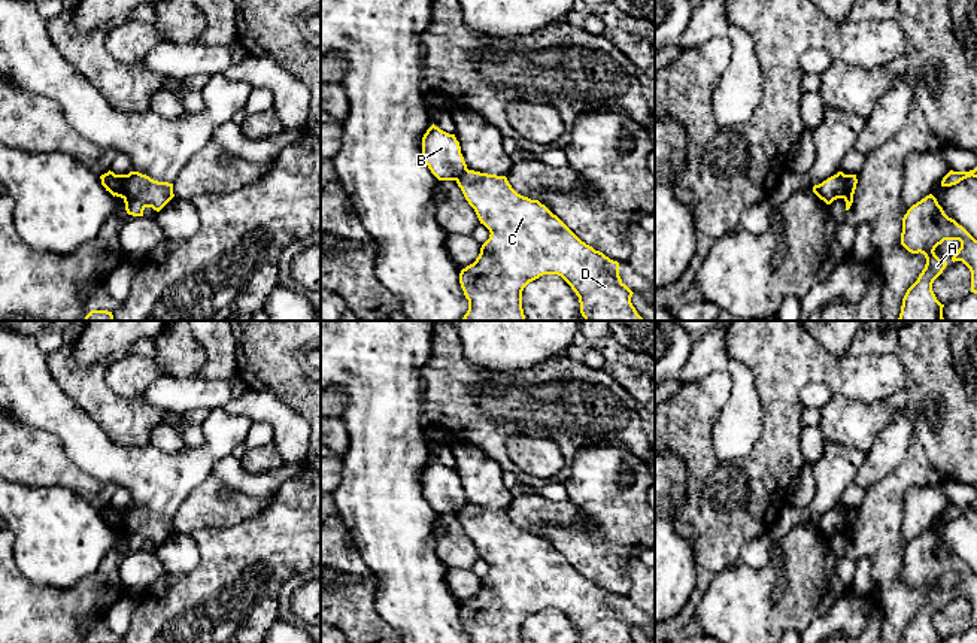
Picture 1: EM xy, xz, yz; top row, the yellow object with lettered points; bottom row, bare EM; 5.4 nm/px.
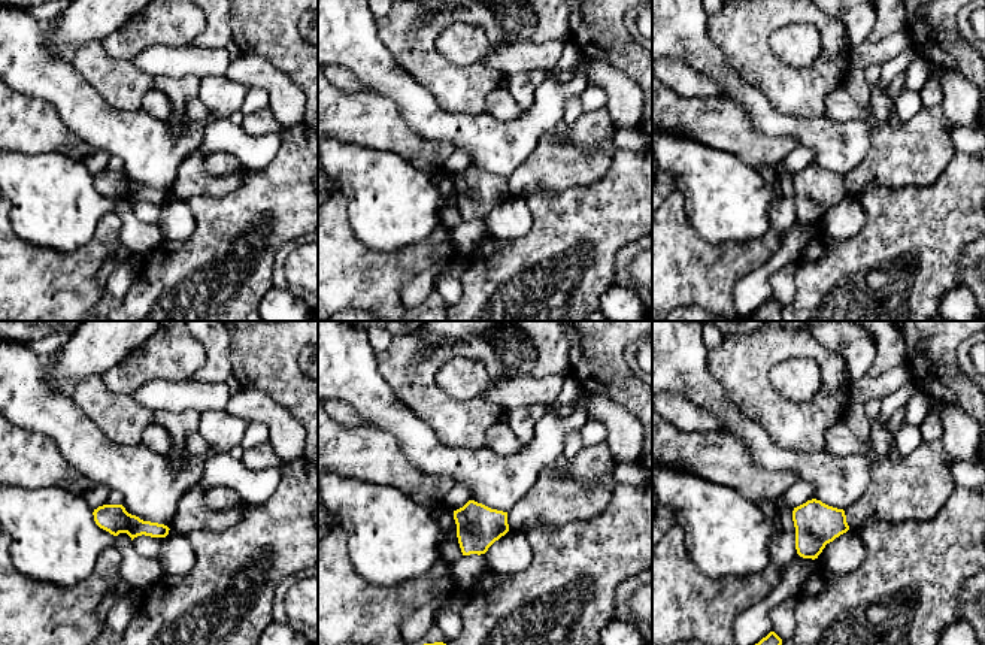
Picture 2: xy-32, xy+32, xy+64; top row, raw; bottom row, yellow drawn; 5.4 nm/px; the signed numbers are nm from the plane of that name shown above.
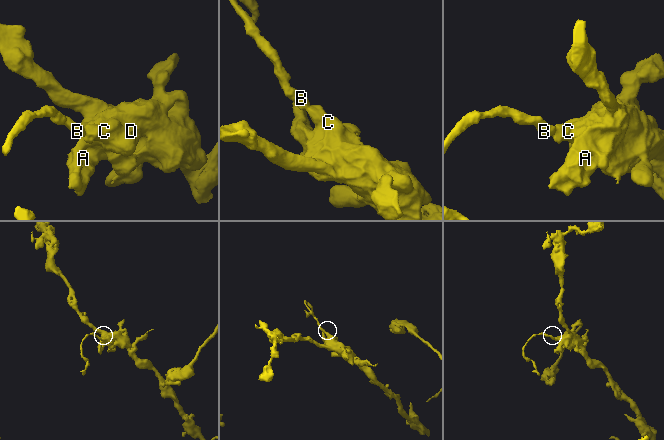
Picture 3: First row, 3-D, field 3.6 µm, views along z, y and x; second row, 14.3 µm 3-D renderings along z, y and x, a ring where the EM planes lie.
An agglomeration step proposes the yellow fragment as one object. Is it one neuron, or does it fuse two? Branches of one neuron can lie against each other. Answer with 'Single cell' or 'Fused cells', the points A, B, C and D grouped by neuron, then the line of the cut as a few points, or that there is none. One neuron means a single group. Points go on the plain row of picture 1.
Fused cells. Groups: A C D / B. Split along xy (126, 509), (123, 531)

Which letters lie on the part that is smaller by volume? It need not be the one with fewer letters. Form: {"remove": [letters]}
{"remove": ["B"]}

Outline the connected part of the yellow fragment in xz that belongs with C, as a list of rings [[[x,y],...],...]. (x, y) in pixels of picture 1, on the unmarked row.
[[[465,504],[458,513],[465,534],[474,543],[480,558],[489,564],[489,573],[482,579],[476,595],[459,607],[459,618],[468,634],[468,643],[522,643],[524,622],[543,609],[561,610],[579,631],[580,643],[635,643],[632,625],[619,610],[619,597],[582,576],[556,549],[538,534],[518,528],[506,510]]]

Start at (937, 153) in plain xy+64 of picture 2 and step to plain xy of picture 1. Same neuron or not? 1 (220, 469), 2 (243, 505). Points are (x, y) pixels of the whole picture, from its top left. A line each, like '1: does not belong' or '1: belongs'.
1: does not belong
2: belongs

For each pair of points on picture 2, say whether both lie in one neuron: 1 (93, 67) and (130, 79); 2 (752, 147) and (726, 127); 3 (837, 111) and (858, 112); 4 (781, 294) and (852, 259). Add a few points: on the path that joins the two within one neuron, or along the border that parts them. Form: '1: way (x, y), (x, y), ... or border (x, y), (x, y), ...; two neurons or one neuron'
1: way (102, 72), (114, 79), (121, 79); one neuron
2: way (746, 144), (732, 132); one neuron
3: way (842, 111), (854, 111); one neuron
4: border (796, 265), (796, 293), (784, 305); two neurons

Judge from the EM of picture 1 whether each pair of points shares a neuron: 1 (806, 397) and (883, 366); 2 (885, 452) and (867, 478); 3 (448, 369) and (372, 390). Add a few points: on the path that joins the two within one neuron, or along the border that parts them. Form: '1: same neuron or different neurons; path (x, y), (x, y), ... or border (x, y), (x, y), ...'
1: different neurons; border (834, 393), (821, 384), (807, 384), (798, 400)
2: same neuron; path (883, 458), (871, 472)
3: different neurons; border (433, 343), (430, 360), (421, 370), (421, 412)

